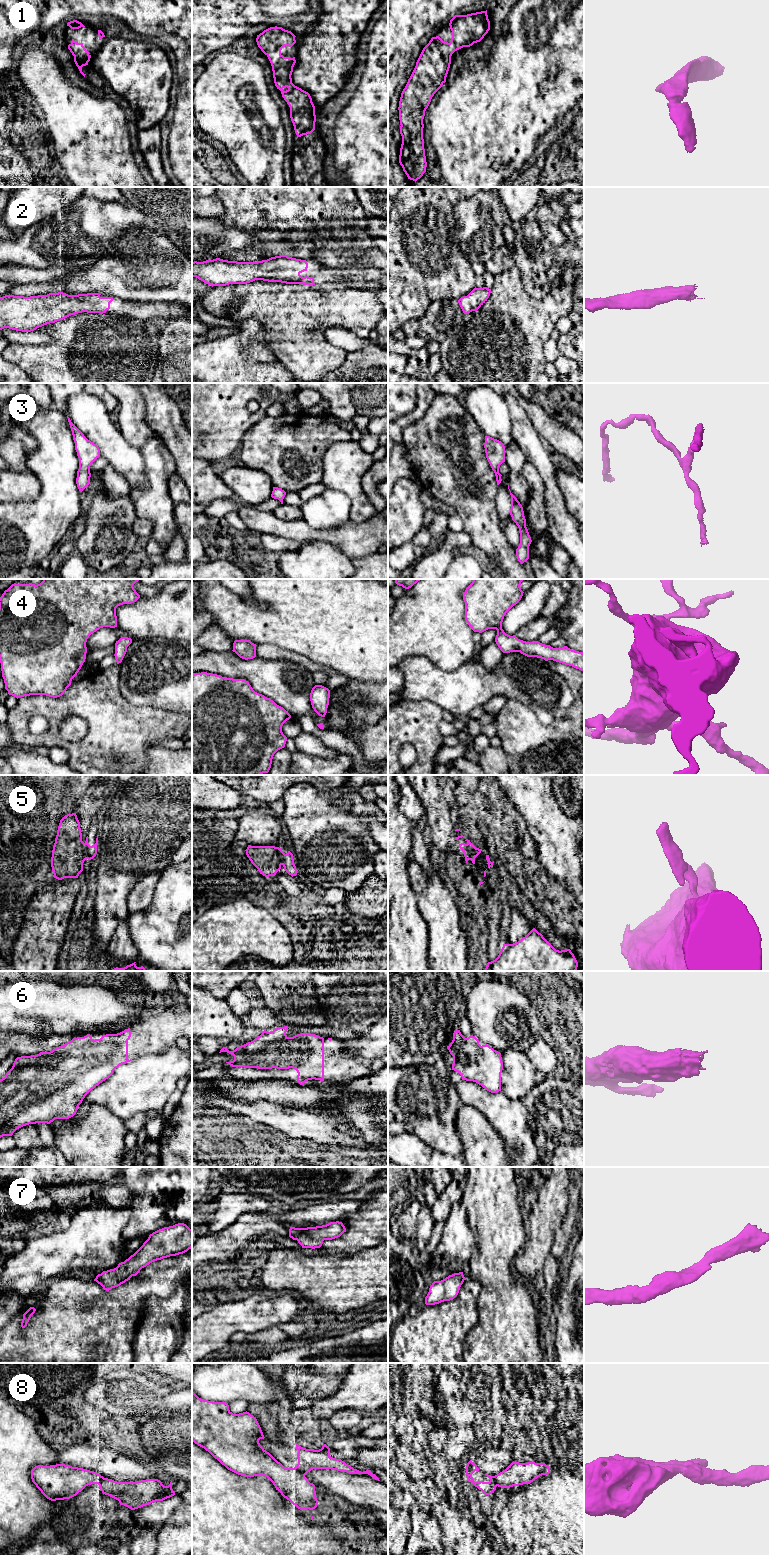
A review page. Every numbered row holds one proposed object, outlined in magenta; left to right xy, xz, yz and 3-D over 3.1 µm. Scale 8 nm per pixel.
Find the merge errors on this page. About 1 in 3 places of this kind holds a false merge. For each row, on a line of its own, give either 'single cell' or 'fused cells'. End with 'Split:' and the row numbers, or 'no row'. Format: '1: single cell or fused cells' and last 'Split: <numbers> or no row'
1: single cell
2: single cell
3: single cell
4: single cell
5: fused cells
6: single cell
7: single cell
8: fused cells
Split: 5, 8

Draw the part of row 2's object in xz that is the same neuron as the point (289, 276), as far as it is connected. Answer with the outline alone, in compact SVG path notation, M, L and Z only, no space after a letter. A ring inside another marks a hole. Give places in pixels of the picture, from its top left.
M287 255L275 256L257 262L237 262L216 258L203 262L192 262L192 277L198 278L212 287L229 284L247 284L255 280L313 286L315 285L314 277L302 277L300 275L302 272L307 271L307 268L308 263L306 260L288 257Z

